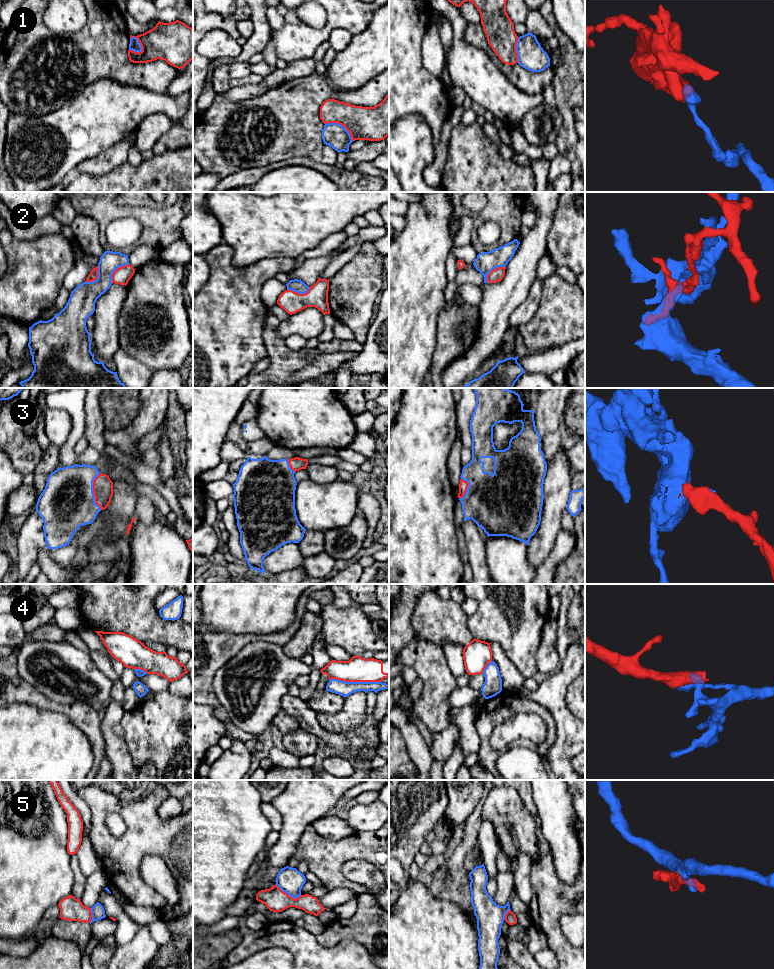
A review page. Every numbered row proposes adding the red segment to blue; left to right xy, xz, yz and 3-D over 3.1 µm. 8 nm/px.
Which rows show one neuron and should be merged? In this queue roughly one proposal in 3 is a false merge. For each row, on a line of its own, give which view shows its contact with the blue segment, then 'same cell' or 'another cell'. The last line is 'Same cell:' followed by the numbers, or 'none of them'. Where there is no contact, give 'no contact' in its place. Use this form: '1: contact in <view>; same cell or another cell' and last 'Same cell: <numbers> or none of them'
1: contact in xz; another cell
2: contact in xy; another cell
3: contact in xy; same cell
4: contact in xz; another cell
5: contact in xz; another cell
Same cell: 3

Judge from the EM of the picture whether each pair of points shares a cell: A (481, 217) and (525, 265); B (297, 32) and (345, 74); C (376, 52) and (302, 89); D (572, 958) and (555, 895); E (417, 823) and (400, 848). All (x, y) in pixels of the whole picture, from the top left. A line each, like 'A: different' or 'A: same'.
A: different
B: different
C: different
D: same
E: same

